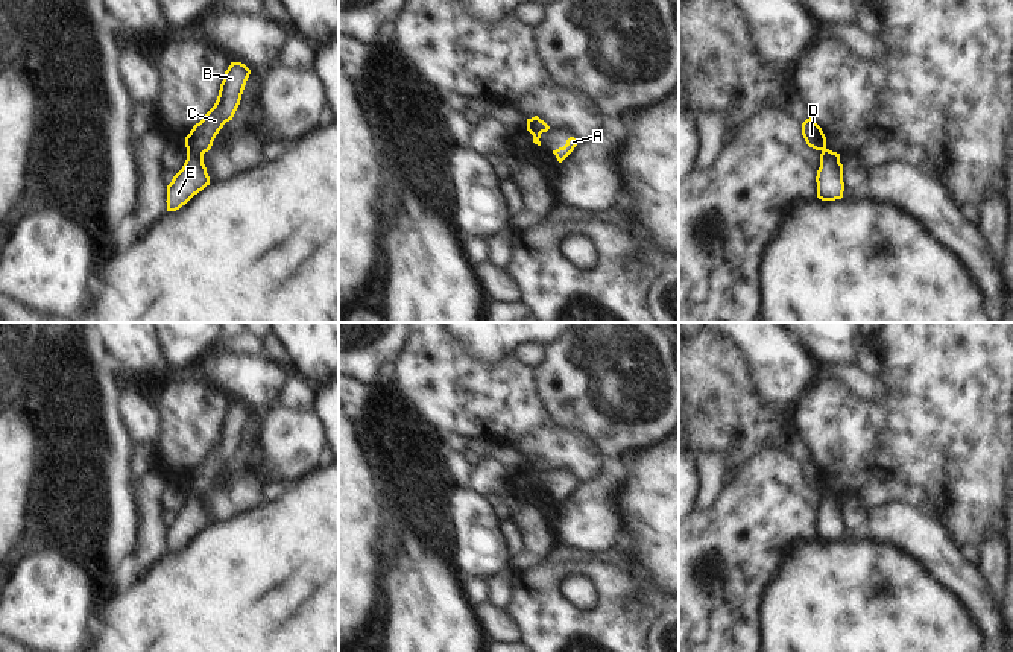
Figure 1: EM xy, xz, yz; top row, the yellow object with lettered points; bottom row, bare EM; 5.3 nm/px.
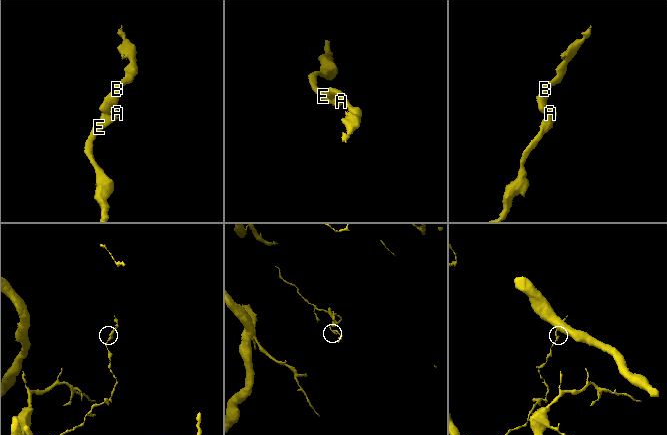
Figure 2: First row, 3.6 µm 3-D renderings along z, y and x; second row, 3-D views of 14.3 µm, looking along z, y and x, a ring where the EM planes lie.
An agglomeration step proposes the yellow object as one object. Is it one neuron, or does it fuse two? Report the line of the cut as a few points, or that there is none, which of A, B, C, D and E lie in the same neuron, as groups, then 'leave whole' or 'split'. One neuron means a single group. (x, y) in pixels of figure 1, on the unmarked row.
xy (187, 488), (202, 494) | A E / B C D | split

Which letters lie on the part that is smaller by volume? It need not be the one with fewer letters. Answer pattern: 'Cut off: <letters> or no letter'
Cut off: B, C, D

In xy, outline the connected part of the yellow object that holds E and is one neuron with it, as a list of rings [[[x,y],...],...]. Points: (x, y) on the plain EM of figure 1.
[[[187,489],[187,500],[182,509],[167,526],[167,552],[179,550],[207,526],[210,526],[210,517],[204,505],[204,494]]]

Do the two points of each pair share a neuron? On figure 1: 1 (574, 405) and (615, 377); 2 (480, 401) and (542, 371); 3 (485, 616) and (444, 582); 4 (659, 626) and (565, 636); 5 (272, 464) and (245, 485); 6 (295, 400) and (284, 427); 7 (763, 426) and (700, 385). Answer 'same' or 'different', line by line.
1: same
2: different
3: different
4: different
5: different
6: different
7: same

